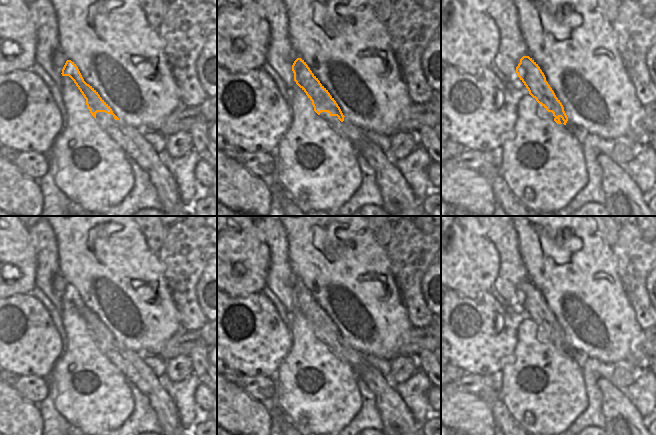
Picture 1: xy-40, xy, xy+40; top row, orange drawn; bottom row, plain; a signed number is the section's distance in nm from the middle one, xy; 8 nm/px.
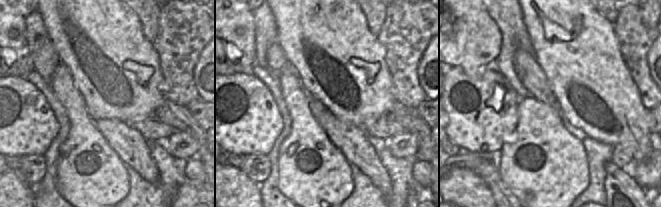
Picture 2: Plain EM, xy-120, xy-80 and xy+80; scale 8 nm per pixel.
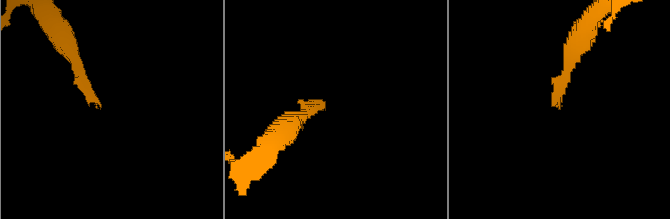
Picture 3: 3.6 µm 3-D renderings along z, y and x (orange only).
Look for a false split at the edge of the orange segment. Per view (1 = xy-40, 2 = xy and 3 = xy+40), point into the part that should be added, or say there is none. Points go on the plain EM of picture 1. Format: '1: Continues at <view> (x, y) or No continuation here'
1: Continues at xy-40 (130, 363)
2: Continues at xy (396, 419)
3: Continues at xy+40 (550, 338)

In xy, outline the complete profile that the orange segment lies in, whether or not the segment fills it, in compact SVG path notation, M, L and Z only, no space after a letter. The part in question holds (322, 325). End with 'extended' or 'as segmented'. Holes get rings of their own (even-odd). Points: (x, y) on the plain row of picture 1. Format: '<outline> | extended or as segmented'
M297 282L292 295L294 305L312 325L314 335L334 356L349 364L374 395L376 409L382 421L382 432L386 435L422 435L421 425L414 419L402 398L386 383L378 370L364 361L362 354L348 345L306 286Z | extended

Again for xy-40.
M67 284L61 298L74 305L100 352L124 375L129 384L133 384L150 401L162 435L191 435L180 423L174 401L160 385L156 374L144 363L142 354L122 346L98 316L84 305L74 286Z | extended

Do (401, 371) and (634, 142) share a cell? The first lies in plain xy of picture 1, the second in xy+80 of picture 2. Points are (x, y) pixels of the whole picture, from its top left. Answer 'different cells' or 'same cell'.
different cells

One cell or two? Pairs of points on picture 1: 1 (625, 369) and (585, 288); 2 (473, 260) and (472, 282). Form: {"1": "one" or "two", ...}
{"1": "two", "2": "one"}

